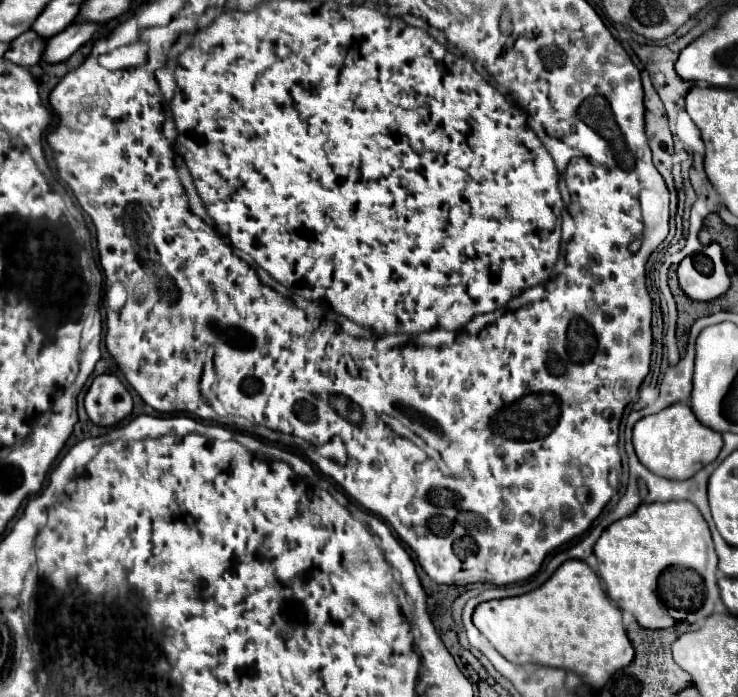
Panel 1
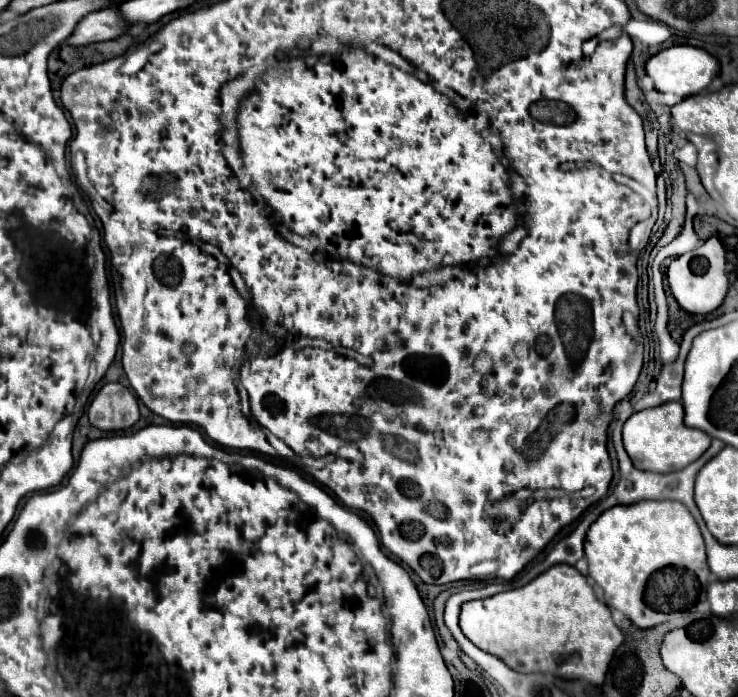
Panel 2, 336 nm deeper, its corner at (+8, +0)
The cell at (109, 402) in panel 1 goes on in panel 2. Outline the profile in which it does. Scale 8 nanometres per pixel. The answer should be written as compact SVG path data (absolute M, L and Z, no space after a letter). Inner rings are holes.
M106 383L90 403L90 423L102 431L130 429L140 413L134 395L120 383Z

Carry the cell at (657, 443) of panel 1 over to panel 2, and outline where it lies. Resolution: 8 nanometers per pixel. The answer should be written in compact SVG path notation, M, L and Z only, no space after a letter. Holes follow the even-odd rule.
M664 403L660 407L634 413L624 423L622 437L624 437L624 449L630 455L636 469L654 471L654 473L680 471L692 461L696 461L710 447L710 437L706 433L684 425L682 403Z

